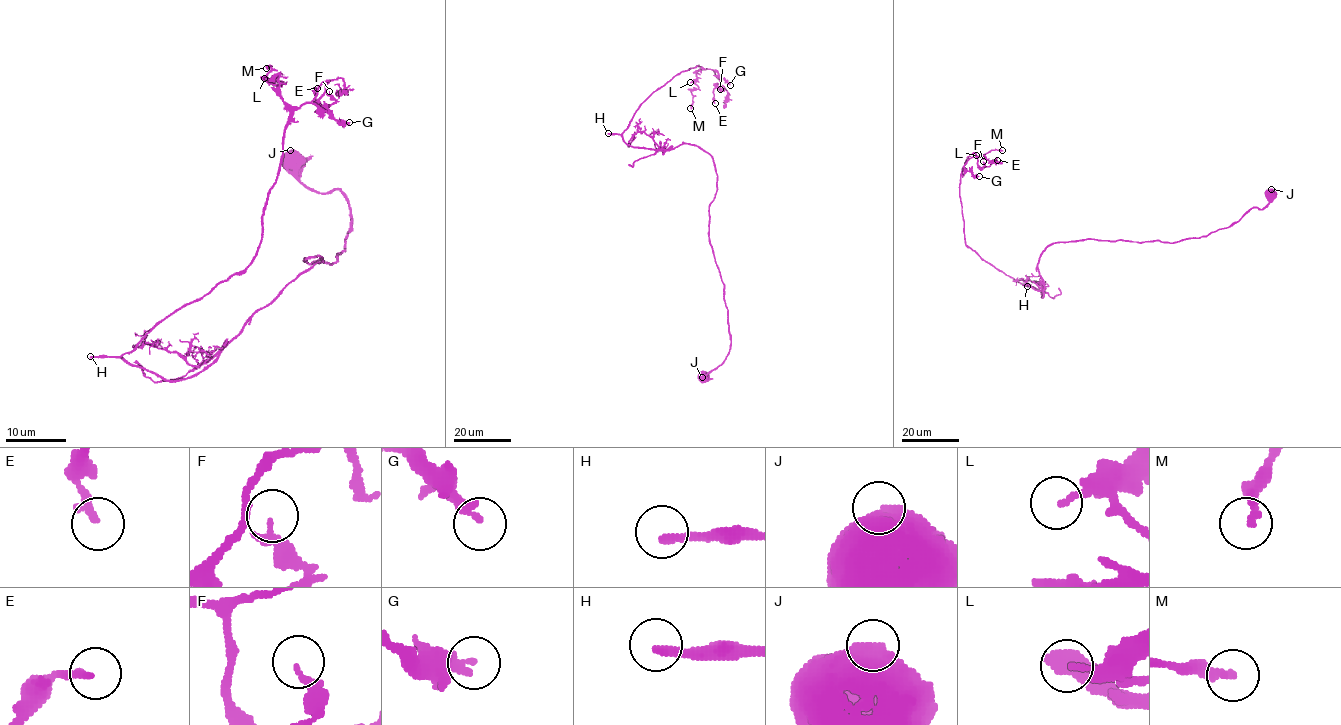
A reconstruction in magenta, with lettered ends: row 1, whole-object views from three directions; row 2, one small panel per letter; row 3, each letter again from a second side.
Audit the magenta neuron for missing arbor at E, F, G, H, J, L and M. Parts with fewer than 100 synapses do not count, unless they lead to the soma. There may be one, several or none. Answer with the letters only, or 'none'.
H

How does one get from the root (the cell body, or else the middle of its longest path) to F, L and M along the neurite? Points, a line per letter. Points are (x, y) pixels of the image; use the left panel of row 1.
F: (237, 334), (178, 380), (120, 356), (246, 268), (287, 118), (325, 82), (319, 101), (332, 103), (329, 91)
L: (237, 334), (204, 369), (178, 380), (120, 356), (255, 254), (289, 116), (279, 77), (264, 78)
M: (237, 334), (204, 369), (178, 380), (120, 356), (255, 254), (289, 116), (275, 78), (282, 82), (266, 68)

